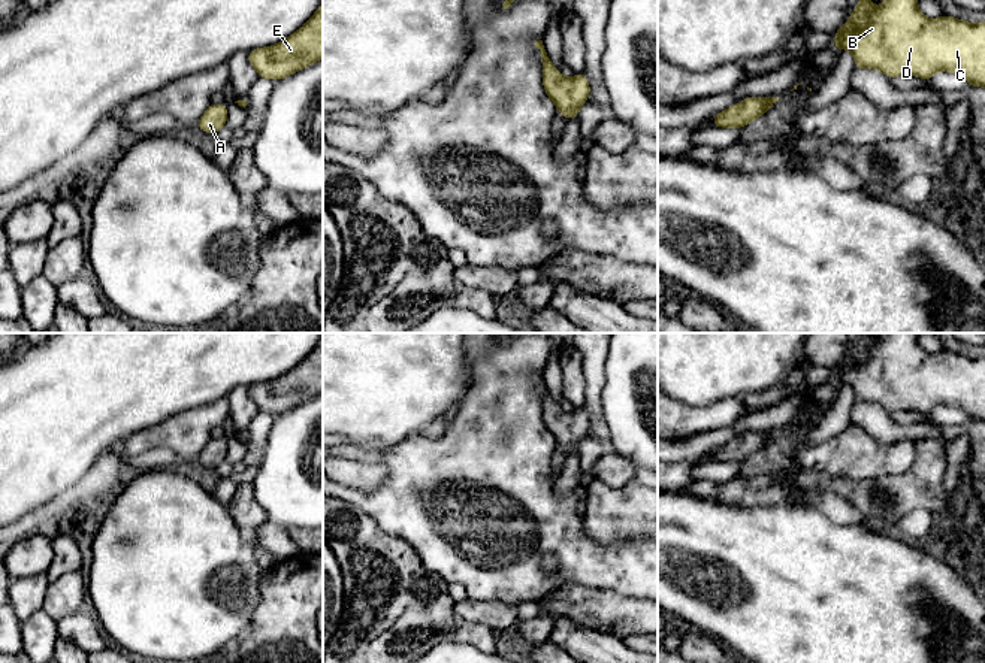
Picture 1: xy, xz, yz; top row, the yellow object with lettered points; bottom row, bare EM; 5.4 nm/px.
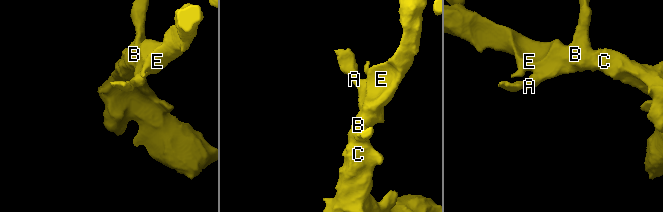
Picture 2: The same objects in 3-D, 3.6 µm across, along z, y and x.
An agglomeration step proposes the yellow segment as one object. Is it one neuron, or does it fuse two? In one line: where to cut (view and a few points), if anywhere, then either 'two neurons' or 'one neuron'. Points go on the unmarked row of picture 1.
cut none; one neuron

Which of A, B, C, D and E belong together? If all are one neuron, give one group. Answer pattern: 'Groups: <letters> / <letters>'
Groups: A B C D E

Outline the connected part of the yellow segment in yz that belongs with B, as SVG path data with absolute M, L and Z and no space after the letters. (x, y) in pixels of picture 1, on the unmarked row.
M861 333L847 357L837 361L833 379L839 385L852 387L855 403L877 403L889 414L913 409L927 417L937 406L951 406L963 411L969 420L985 421L985 355L970 358L948 349L928 354L918 343L918 333L886 333L880 340L874 340L868 333Z

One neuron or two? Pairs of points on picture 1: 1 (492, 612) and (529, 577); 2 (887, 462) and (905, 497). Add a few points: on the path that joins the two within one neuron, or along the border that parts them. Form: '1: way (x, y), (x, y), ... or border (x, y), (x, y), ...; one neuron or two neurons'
1: border (470, 598), (501, 599), (517, 607); two neurons
2: border (916, 448), (914, 463), (906, 471), (858, 481); two neurons

